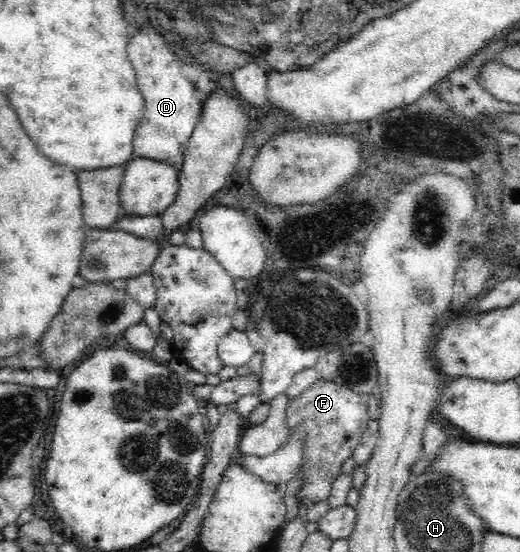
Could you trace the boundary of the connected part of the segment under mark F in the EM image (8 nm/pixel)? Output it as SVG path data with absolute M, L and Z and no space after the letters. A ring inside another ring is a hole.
M318 378L305 391L302 391L297 397L289 399L286 407L286 442L289 443L291 436L296 431L304 431L302 437L302 460L300 464L294 468L294 474L301 474L300 486L298 489L298 507L299 502L303 501L306 504L307 510L316 506L318 502L327 502L331 496L332 484L342 474L343 464L353 456L355 446L358 446L365 428L370 420L366 411L367 397L363 394L358 394L348 388L340 387L332 381Z

